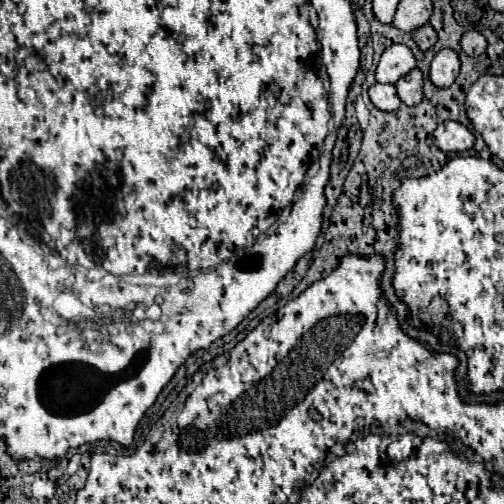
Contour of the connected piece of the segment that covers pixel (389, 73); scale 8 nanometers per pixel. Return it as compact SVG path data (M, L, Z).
M392 44L384 50L378 68L376 80L382 84L396 84L398 78L406 76L410 70L416 68L416 58L406 44Z

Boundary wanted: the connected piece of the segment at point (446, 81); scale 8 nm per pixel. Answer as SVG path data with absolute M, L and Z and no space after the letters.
M452 48L440 50L430 64L430 80L440 88L452 86L458 72L460 72L460 58Z

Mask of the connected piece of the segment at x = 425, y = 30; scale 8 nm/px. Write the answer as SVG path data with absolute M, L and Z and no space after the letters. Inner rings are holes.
M424 24L422 28L418 28L412 36L414 36L418 48L422 48L422 50L432 48L436 44L436 40L438 40L438 34L436 34L436 30L430 24Z

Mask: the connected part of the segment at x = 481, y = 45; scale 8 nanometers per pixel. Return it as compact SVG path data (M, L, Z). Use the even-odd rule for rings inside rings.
M470 30L470 32L466 32L466 34L462 36L460 46L462 46L462 50L464 50L468 56L480 56L480 54L486 52L488 40L484 38L484 34L480 34L480 32L476 32L476 30Z

